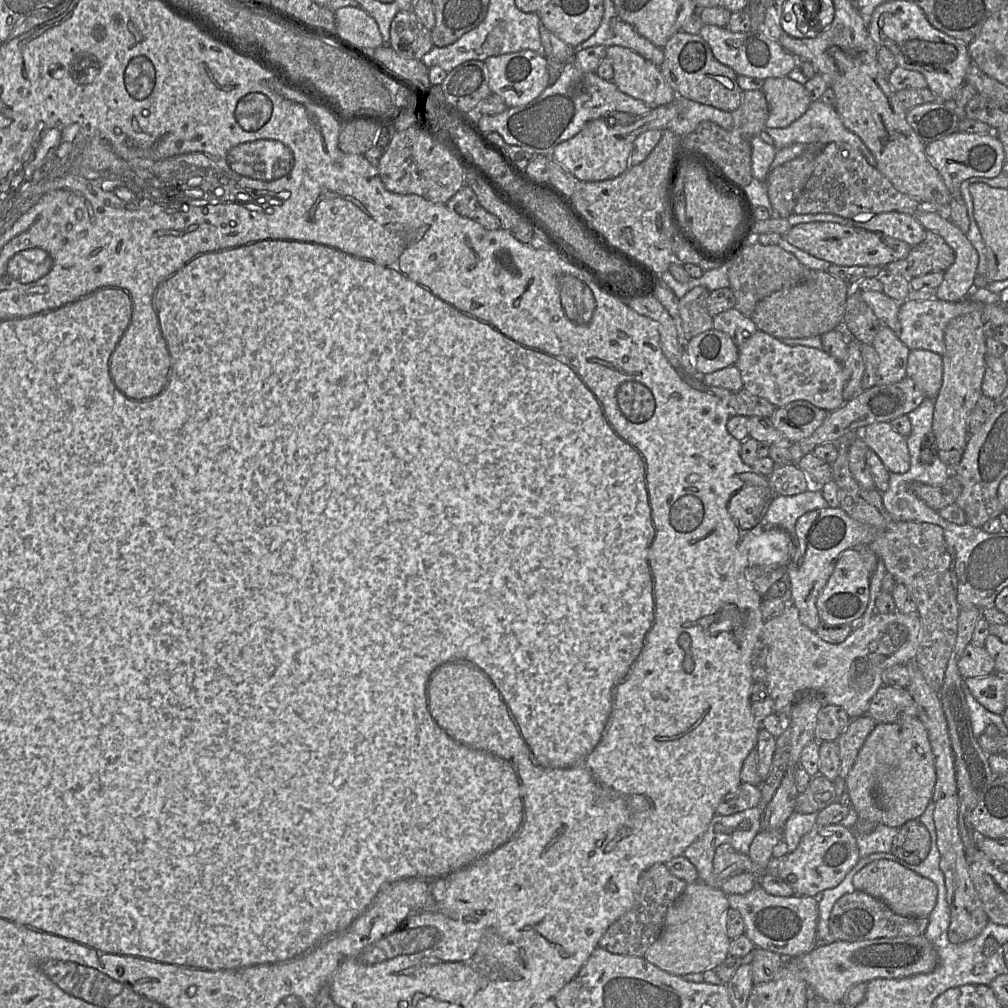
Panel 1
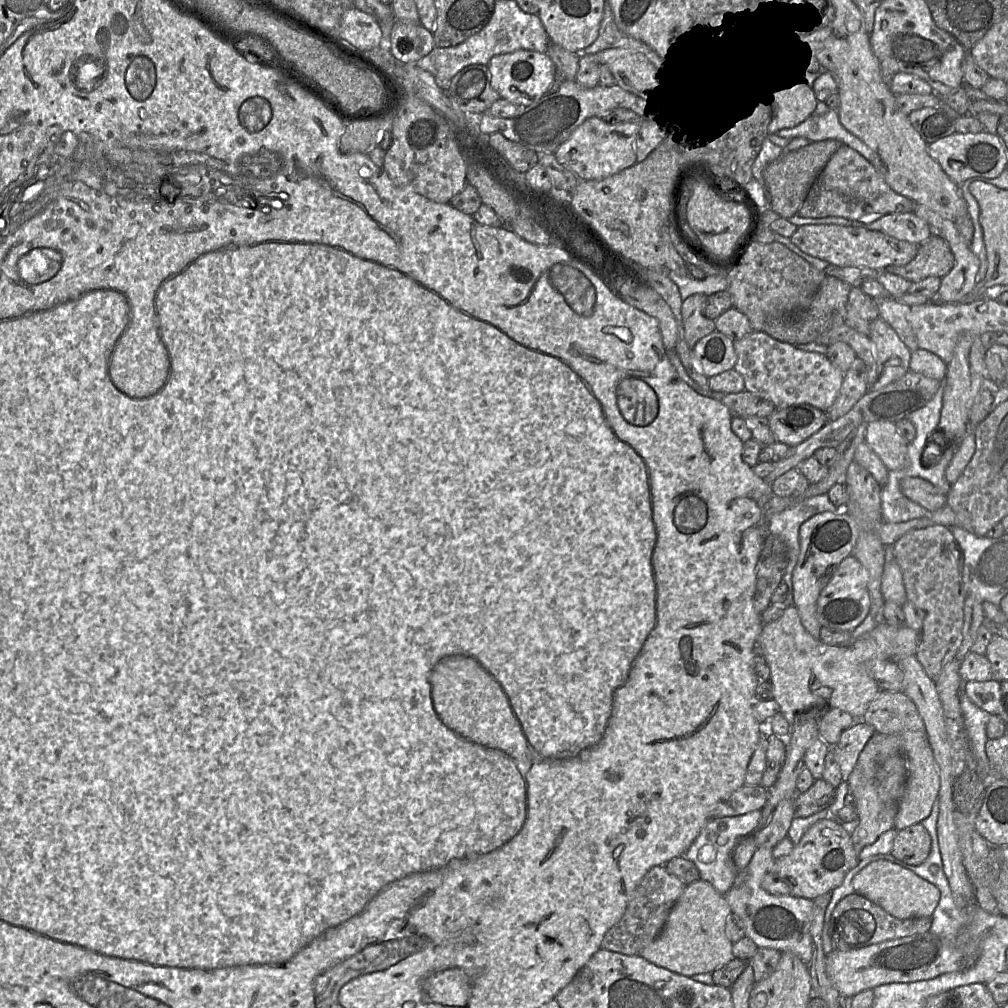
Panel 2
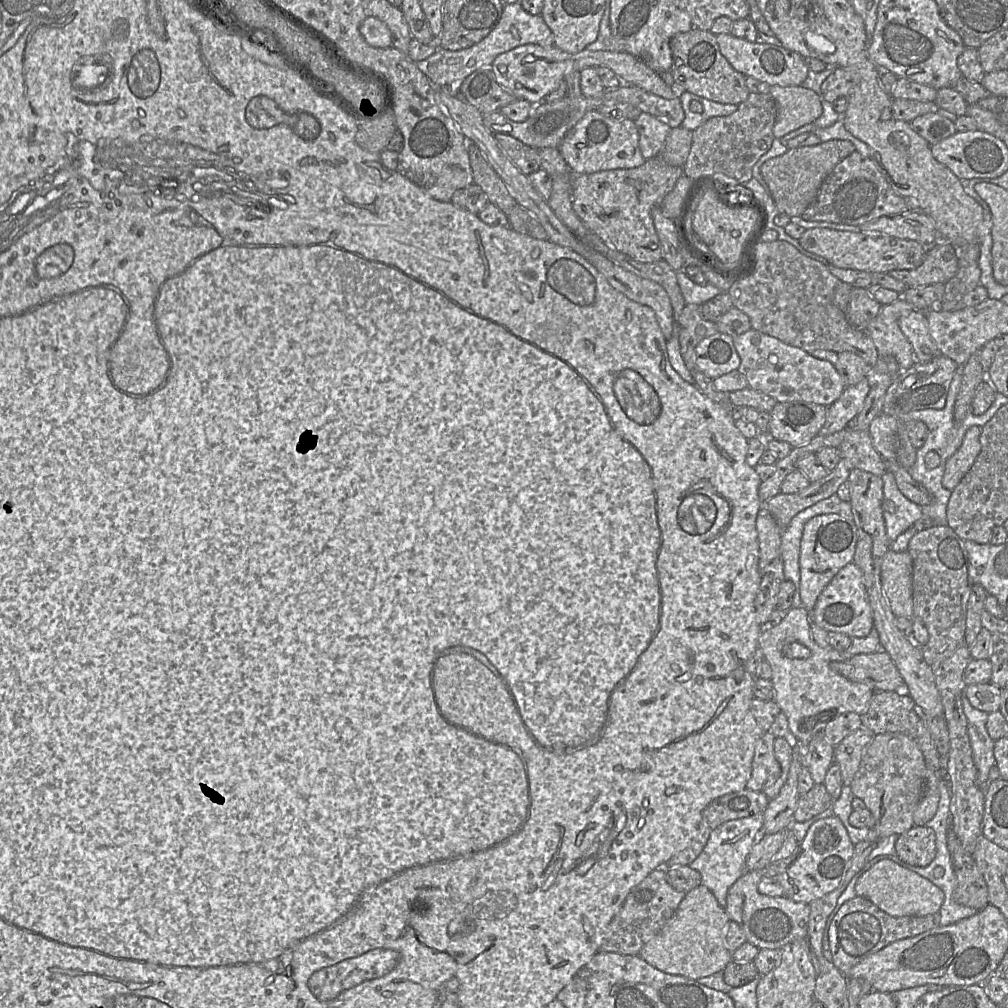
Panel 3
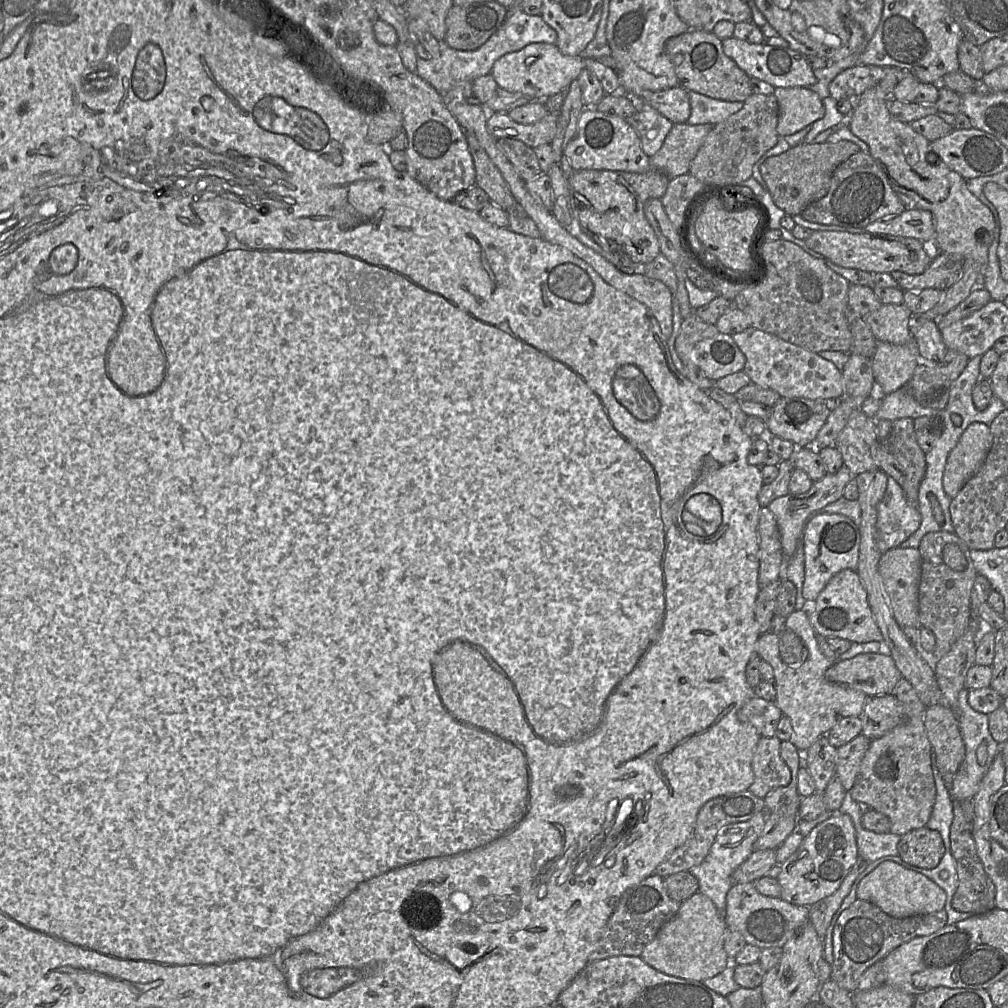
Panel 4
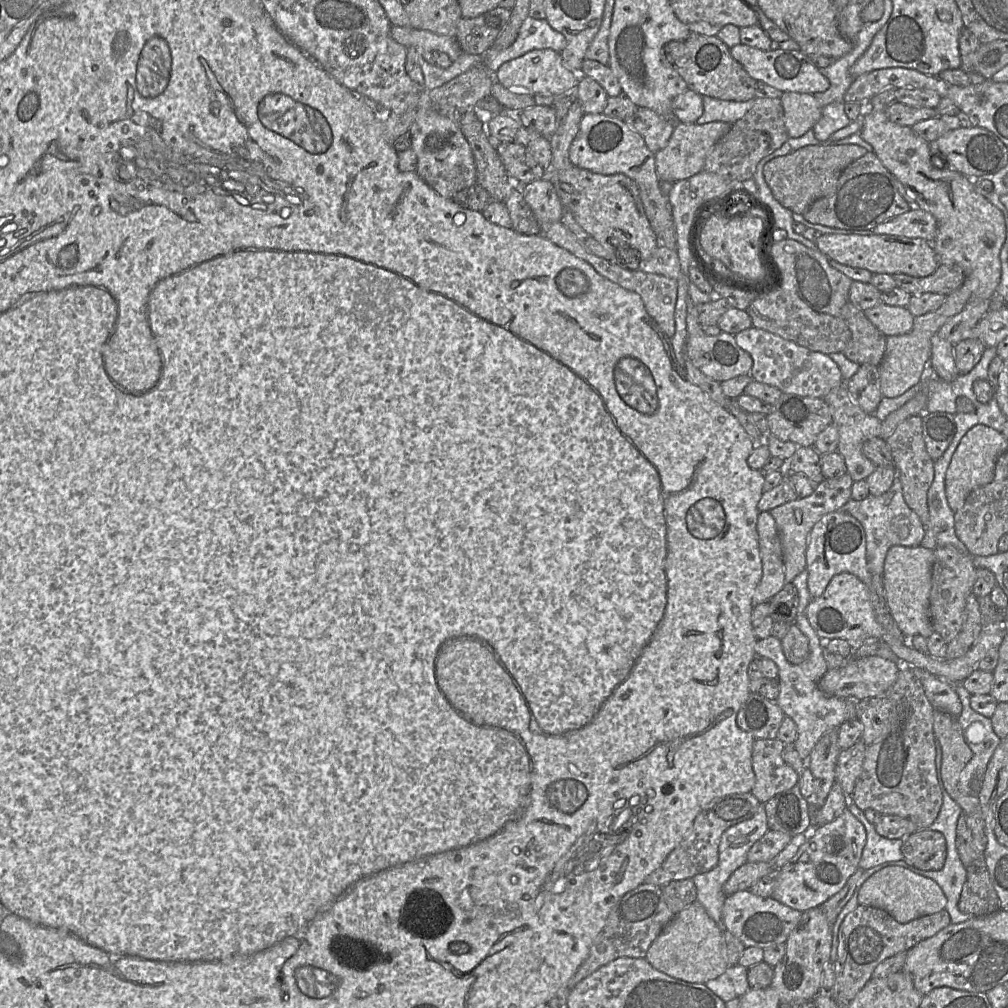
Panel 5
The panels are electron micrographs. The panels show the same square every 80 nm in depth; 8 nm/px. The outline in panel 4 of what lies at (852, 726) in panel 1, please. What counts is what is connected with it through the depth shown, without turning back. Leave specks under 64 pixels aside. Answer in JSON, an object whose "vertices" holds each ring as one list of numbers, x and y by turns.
{"vertices":[[860,734,847,744,837,748,836,775,846,792,850,792,854,785,870,742,871,740,864,734]]}

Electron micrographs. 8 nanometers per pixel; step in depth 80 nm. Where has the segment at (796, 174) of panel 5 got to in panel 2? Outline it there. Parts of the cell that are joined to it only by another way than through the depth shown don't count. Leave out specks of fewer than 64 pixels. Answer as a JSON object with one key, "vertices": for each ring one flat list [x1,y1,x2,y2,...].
{"vertices":[[838,140,811,142,800,149,783,152,777,159,770,162,763,171,763,177,771,195,771,210,786,219,796,215,811,186,841,145,843,144]]}

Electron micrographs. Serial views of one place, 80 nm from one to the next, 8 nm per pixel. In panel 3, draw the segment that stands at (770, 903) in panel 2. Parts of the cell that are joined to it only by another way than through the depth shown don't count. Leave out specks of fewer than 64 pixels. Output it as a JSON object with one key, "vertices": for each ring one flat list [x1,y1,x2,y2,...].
{"vertices":[[765,870,746,871,728,890,726,913,744,930,746,939,758,949,781,949,797,939,807,939,810,905,795,902,784,896,770,897,761,894,758,884]]}

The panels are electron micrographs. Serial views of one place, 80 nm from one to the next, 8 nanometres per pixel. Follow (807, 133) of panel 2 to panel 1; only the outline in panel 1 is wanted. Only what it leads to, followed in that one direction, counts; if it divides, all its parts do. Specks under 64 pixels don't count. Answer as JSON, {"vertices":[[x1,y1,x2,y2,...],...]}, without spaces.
{"vertices":[[820,100,813,101,807,111,796,121,785,128,764,129,774,140,774,146,777,149,774,160,770,166,770,171,798,156,800,156,806,147,824,147,831,142,846,142,854,146,866,158,867,162,876,167,876,160,862,140,853,132,848,130,841,121,834,106,827,105]]}

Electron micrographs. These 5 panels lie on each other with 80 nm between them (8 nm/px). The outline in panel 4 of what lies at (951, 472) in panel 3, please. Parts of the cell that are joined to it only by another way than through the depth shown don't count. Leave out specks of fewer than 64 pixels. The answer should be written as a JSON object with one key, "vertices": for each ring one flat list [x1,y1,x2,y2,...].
{"vertices":[[974,422,966,428,944,469,943,488,951,499,981,468,991,445,992,434,987,424]]}

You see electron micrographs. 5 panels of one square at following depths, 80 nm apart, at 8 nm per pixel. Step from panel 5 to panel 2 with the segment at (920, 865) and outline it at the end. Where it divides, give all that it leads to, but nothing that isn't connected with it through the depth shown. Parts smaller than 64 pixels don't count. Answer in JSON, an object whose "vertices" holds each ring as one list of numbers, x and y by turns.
{"vertices":[[917,823,897,832,891,854,909,865,917,866,928,858,931,844,928,830,922,823]]}

